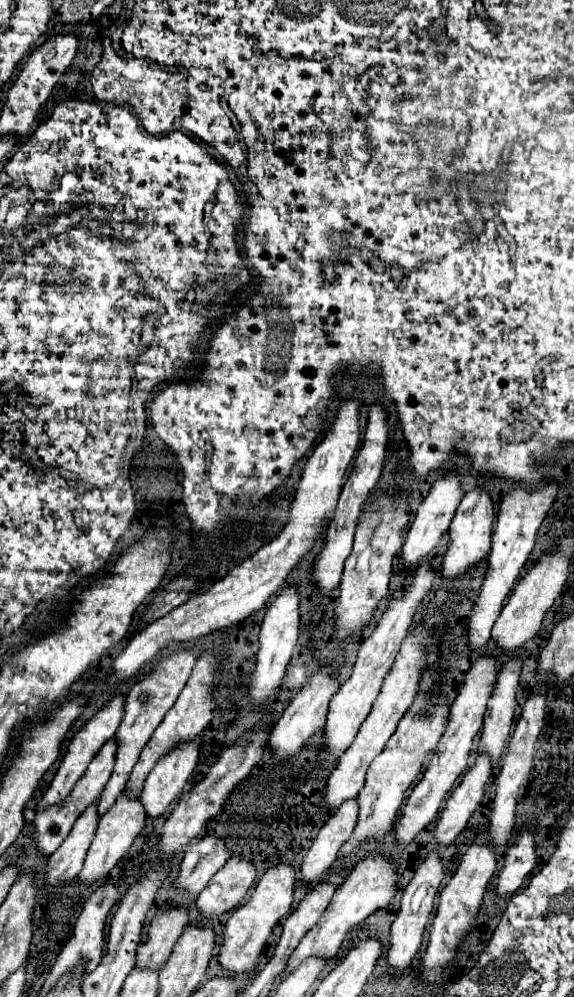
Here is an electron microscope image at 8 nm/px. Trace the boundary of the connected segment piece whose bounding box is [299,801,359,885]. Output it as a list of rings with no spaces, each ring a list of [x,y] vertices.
[[[345,801],[321,827],[317,839],[301,863],[301,885],[317,885],[337,859],[339,847],[349,839],[357,823],[357,801]]]

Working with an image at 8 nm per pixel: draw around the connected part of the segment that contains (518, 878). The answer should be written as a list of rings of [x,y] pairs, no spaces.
[[[527,829],[525,833],[521,833],[517,843],[507,851],[505,867],[499,871],[497,877],[497,893],[513,895],[515,891],[519,891],[523,881],[533,873],[535,867],[535,839],[533,831]]]

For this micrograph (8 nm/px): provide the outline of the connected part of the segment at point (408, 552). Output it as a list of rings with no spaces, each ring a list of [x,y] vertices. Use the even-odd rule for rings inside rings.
[[[449,473],[449,475],[445,475],[445,477],[441,477],[441,479],[437,479],[437,481],[433,483],[429,495],[427,495],[427,497],[423,499],[423,503],[419,505],[417,517],[415,517],[415,521],[411,523],[411,529],[409,529],[407,539],[405,539],[405,543],[403,543],[403,569],[405,569],[405,571],[417,571],[419,563],[425,561],[425,559],[435,551],[437,543],[441,541],[441,537],[443,537],[443,535],[447,533],[447,529],[449,529],[449,523],[451,523],[451,519],[453,519],[453,513],[455,513],[455,509],[457,509],[457,505],[459,505],[459,501],[461,501],[461,497],[463,497],[463,489],[461,489],[461,485],[459,485],[459,477],[457,477],[457,475]]]

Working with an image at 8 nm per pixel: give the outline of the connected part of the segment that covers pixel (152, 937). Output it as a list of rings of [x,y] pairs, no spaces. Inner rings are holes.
[[[167,909],[155,915],[149,925],[149,937],[139,945],[135,957],[135,969],[161,969],[169,959],[173,945],[181,937],[187,925],[185,909]]]

